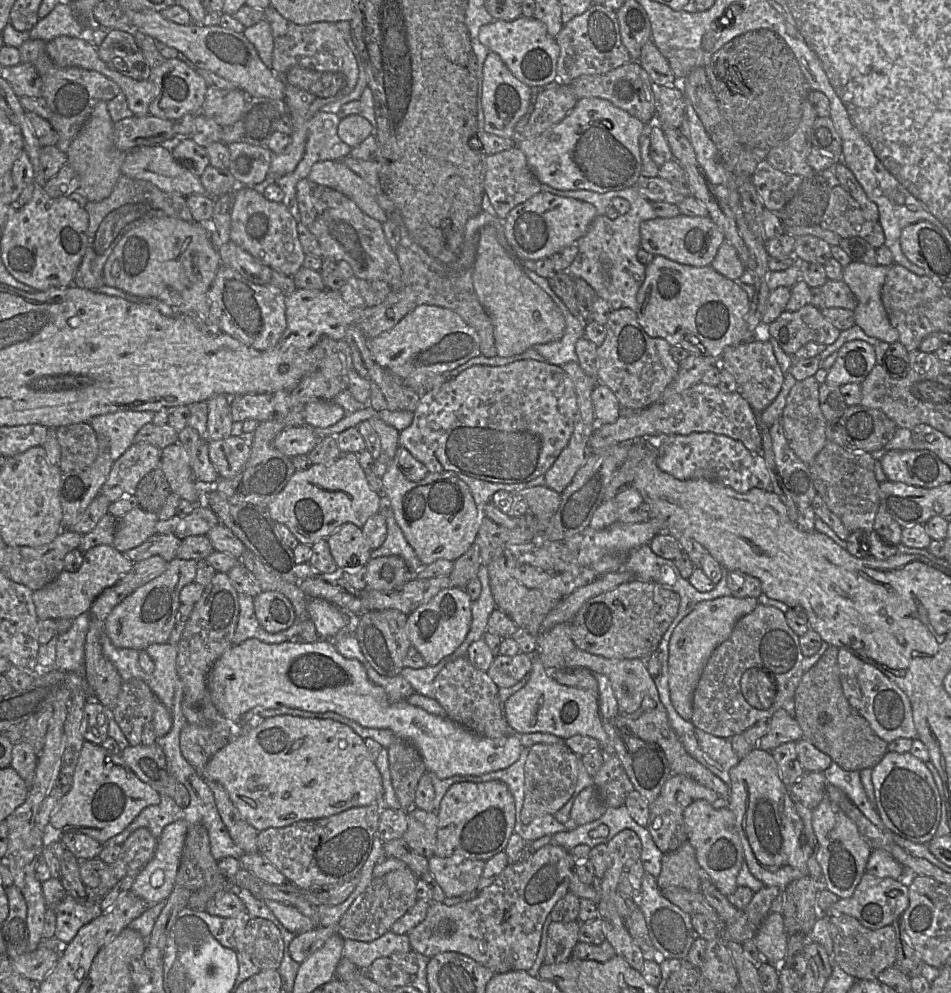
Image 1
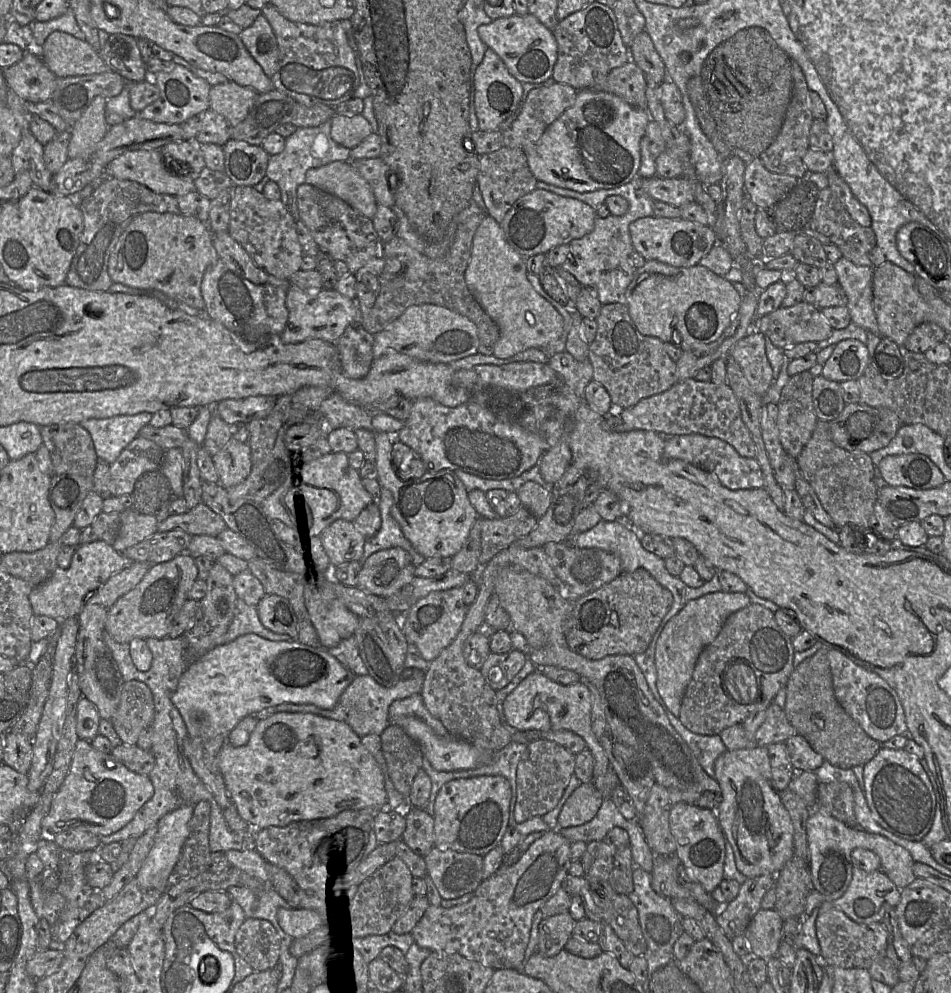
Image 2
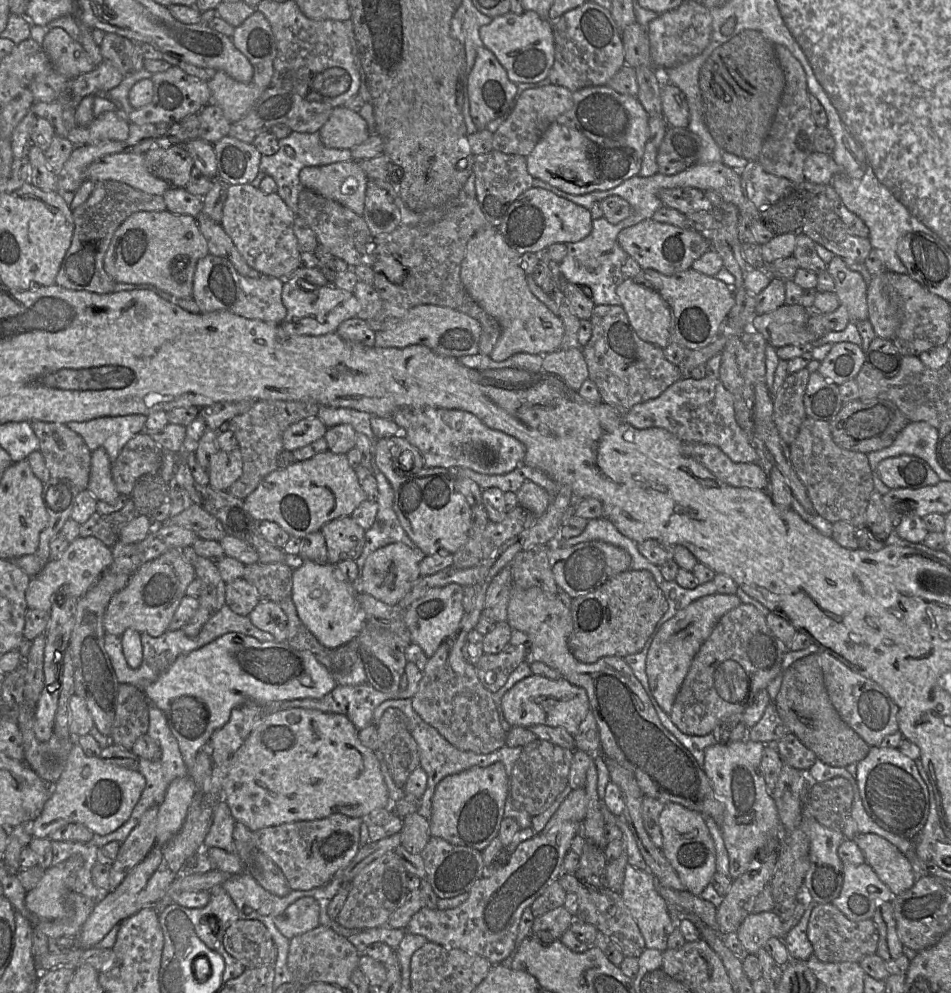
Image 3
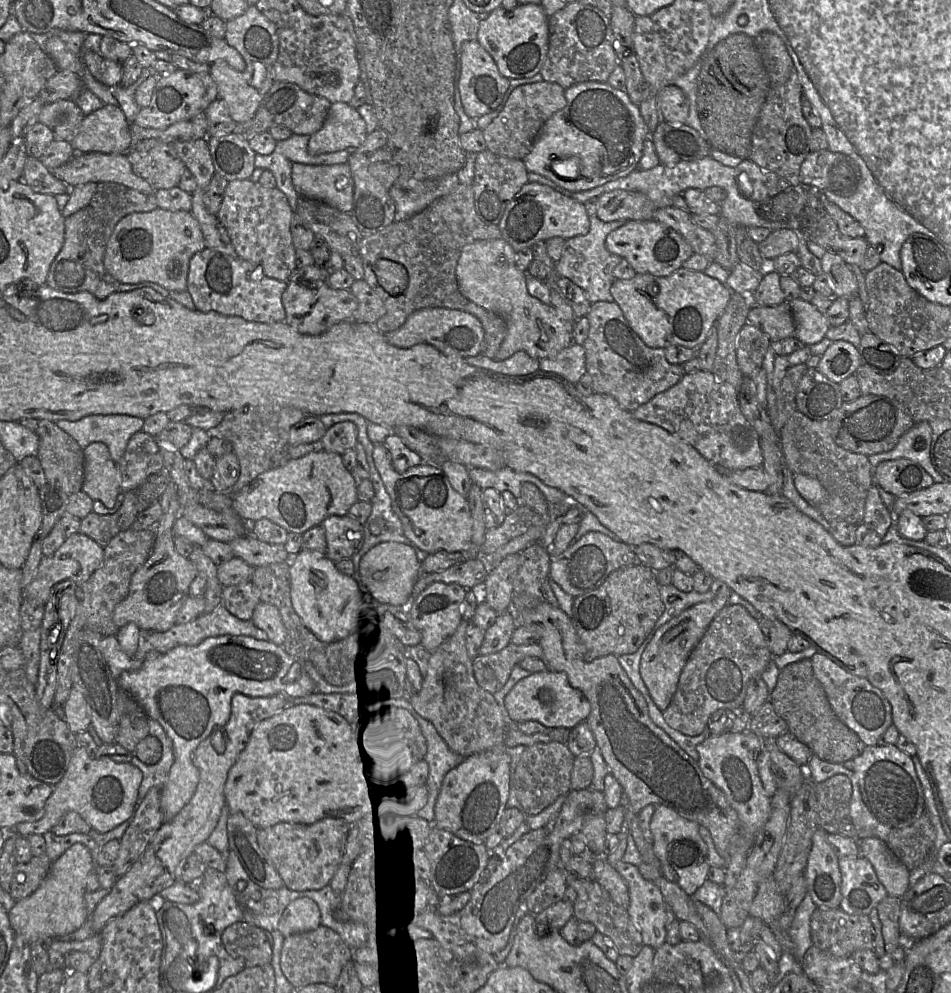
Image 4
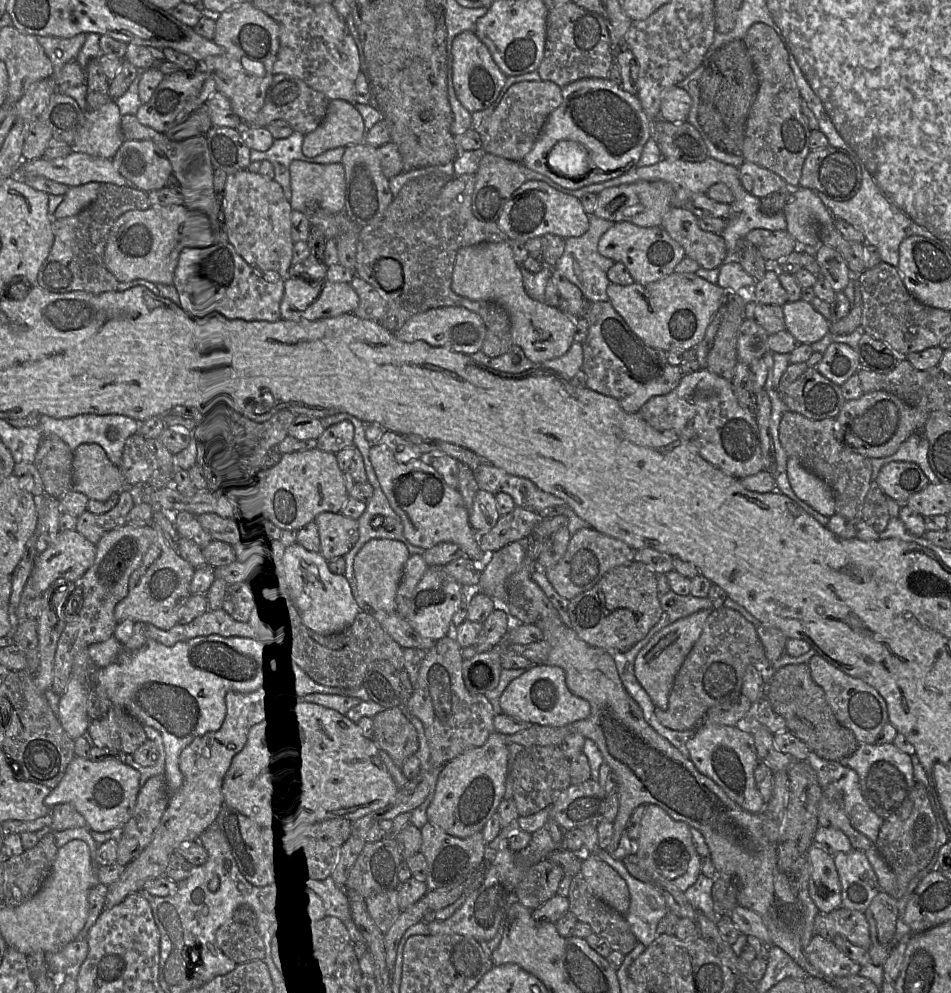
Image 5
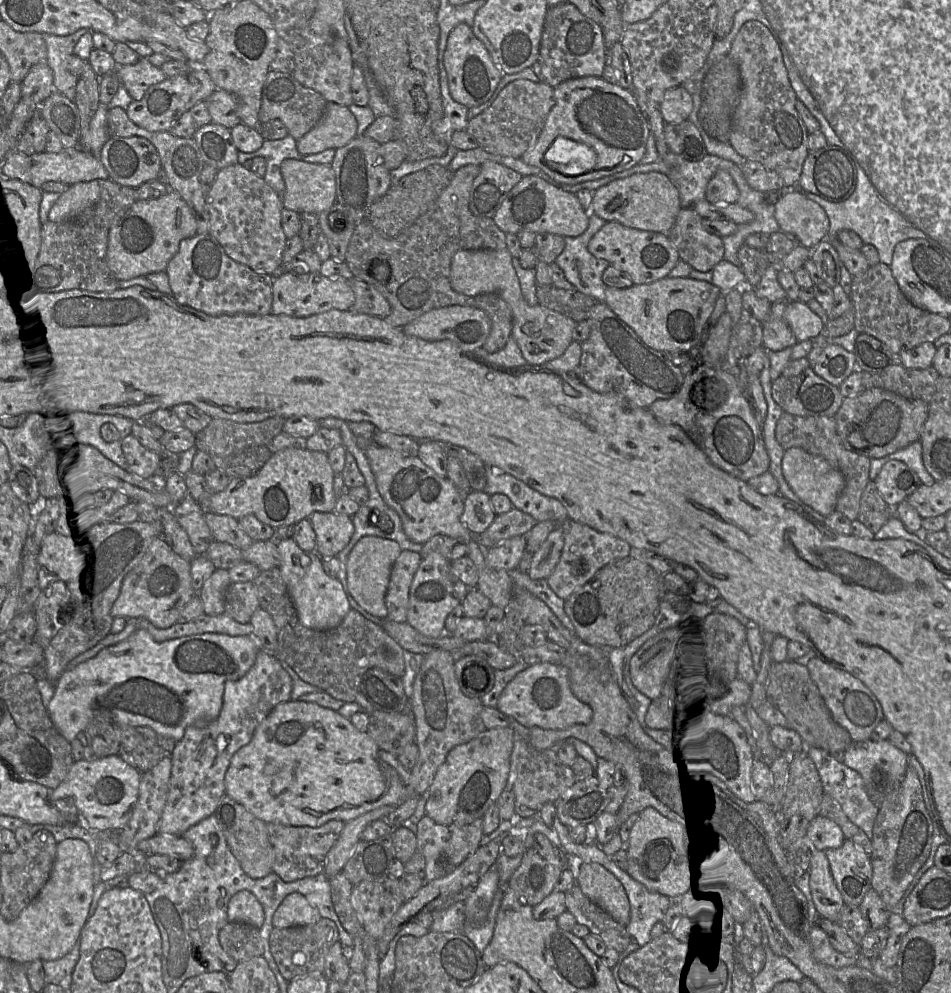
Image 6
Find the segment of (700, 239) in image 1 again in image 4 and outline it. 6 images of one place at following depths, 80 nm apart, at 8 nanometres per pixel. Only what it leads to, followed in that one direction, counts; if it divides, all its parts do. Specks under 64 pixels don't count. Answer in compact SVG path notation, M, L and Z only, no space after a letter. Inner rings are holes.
M653 219L627 221L607 235L605 246L609 252L626 260L636 273L661 277L682 268L682 264L694 254L691 246L678 232Z

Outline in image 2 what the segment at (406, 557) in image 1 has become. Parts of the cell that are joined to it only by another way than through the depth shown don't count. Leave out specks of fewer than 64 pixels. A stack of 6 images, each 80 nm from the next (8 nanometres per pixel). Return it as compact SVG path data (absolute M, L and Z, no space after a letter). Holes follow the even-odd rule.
M381 488L381 497L378 503L381 514L381 527L374 536L366 538L360 562L363 564L366 559L377 551L400 547L410 554L413 564L417 568L426 558L419 554L404 536L400 525L391 513L392 504L392 493L386 488Z

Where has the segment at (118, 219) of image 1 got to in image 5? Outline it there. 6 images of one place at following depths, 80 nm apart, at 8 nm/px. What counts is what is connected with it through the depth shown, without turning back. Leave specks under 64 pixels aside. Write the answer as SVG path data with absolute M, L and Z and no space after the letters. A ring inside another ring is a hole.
M100 183L96 199L79 213L62 218L52 218L54 241L51 250L39 269L38 286L53 293L86 291L101 294L117 291L119 281L105 267L104 251L109 231L116 219L130 210L150 207L147 192L136 187Z

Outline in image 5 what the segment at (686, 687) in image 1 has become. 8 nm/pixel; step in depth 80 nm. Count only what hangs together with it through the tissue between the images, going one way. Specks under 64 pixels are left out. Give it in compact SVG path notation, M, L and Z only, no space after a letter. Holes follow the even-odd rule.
M709 609L700 610L666 626L657 632L638 653L634 663L634 673L656 707L667 708L674 679L684 660L699 639L711 611Z

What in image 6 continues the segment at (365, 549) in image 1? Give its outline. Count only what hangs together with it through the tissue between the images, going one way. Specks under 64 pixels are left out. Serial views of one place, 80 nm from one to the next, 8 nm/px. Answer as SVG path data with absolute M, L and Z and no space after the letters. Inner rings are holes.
M334 511L315 512L309 520L316 534L316 553L322 559L337 557L355 530L351 517Z

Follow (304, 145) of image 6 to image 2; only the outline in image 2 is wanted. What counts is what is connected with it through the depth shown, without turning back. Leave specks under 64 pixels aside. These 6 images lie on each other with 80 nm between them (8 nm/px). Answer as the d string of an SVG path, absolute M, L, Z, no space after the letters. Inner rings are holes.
M335 113L331 118L330 136L337 144L352 149L372 133L369 122L361 115Z

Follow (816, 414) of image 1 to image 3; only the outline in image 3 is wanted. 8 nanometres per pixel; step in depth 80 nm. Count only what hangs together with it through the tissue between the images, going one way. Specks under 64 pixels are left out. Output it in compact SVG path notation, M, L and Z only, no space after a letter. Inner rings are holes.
M806 368L788 374L774 396L773 421L781 439L787 445L794 441L807 417L803 399L810 374Z

